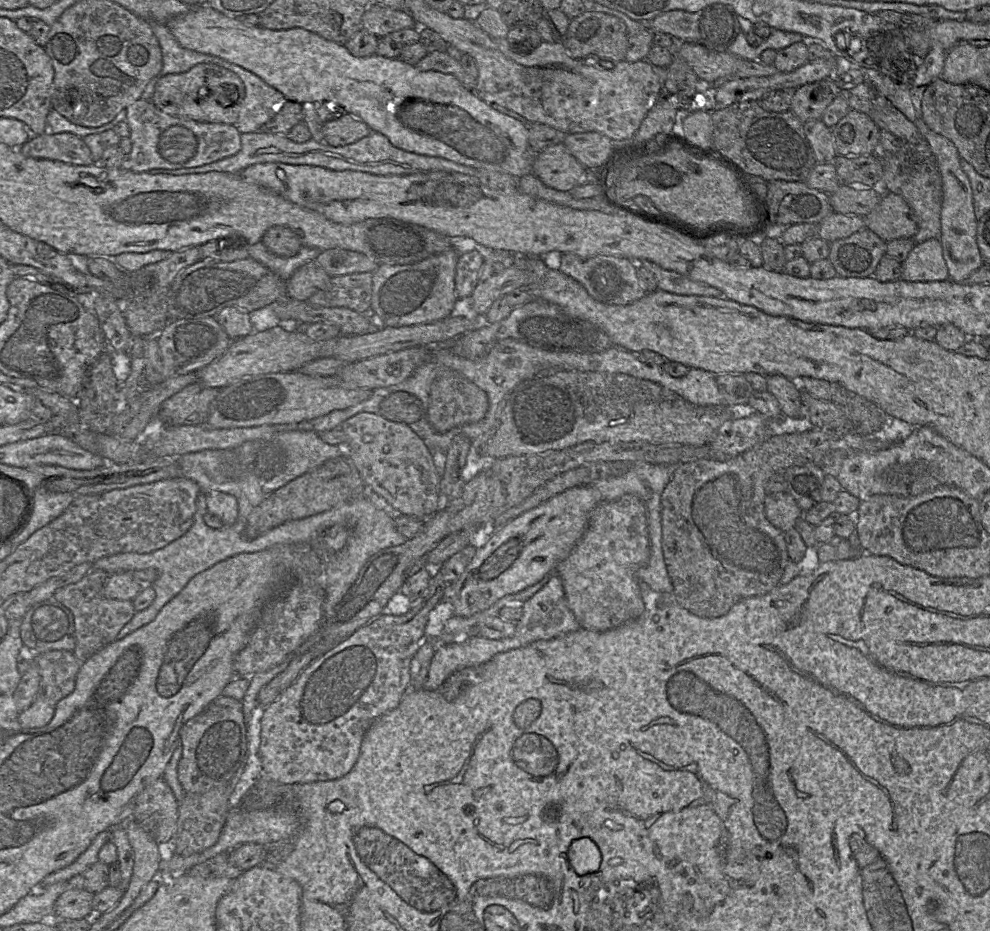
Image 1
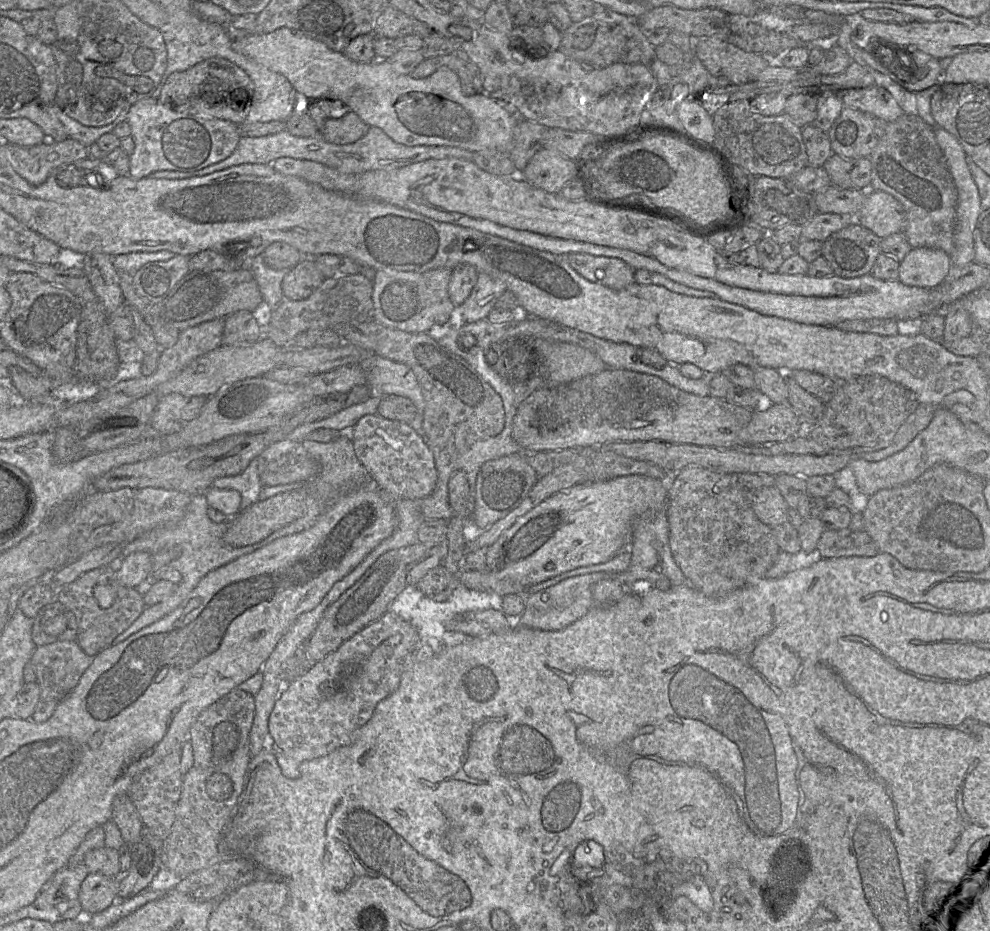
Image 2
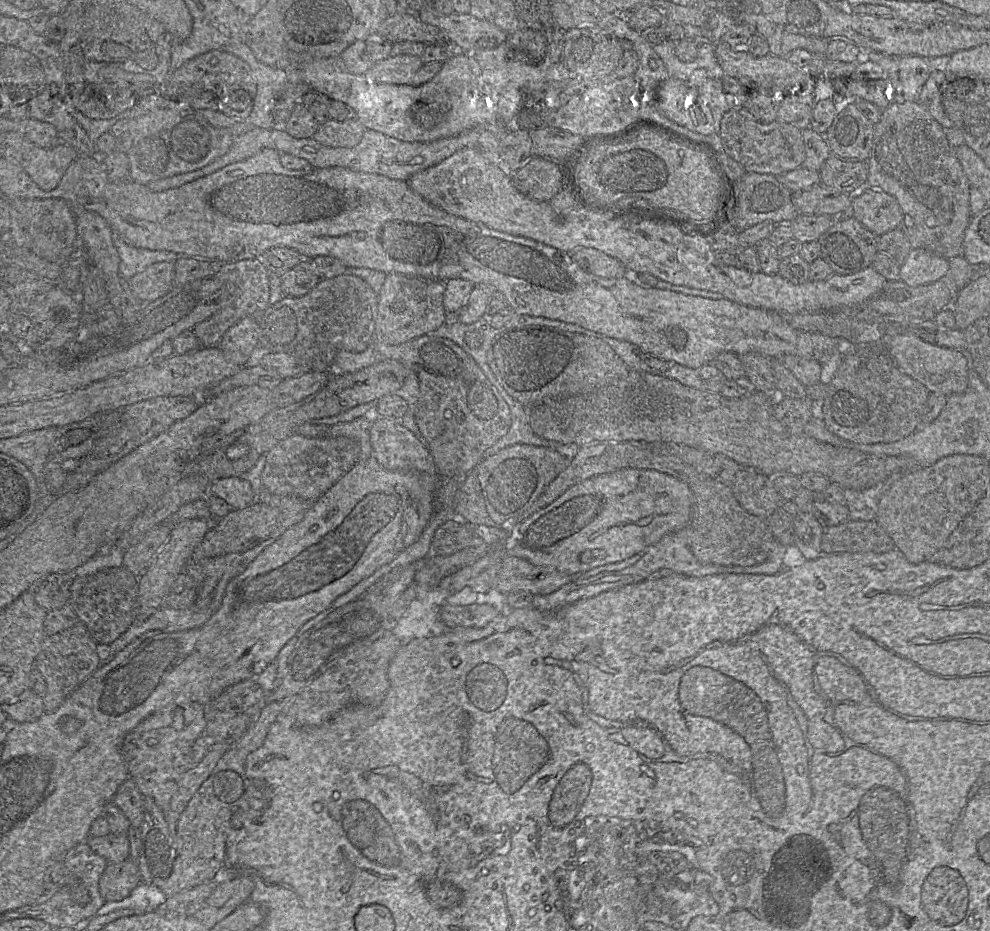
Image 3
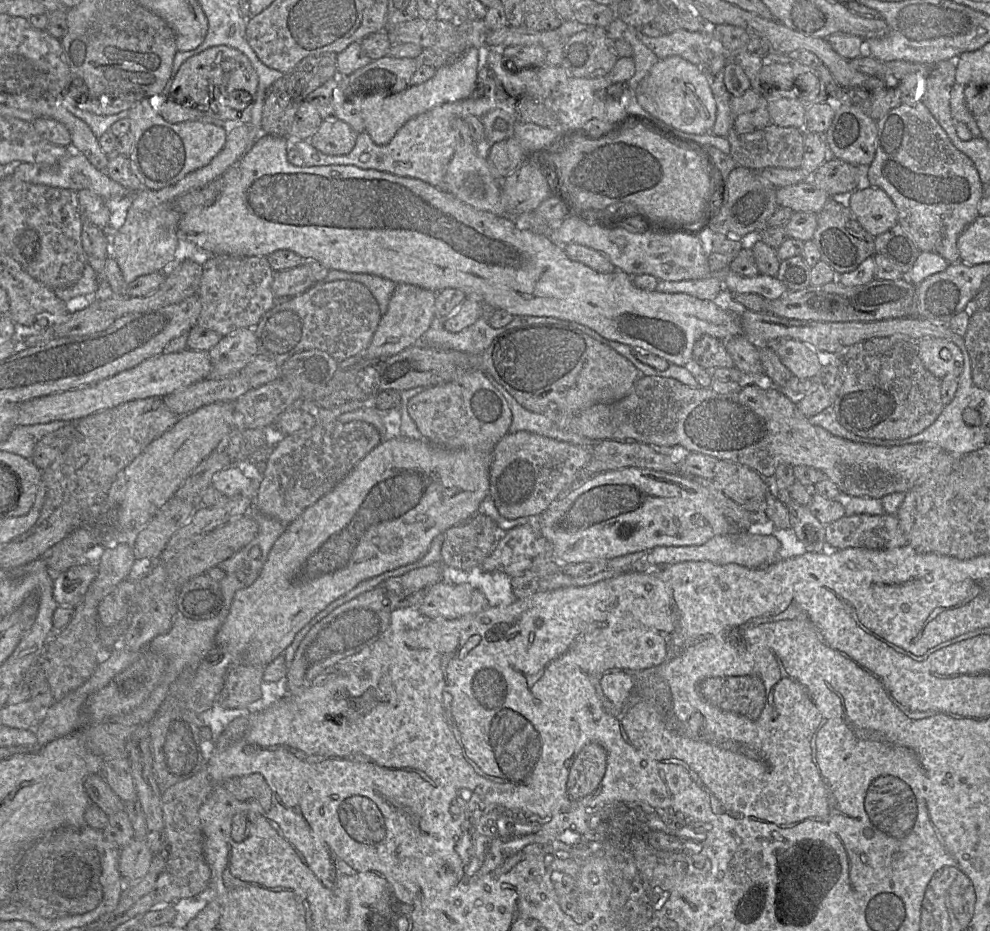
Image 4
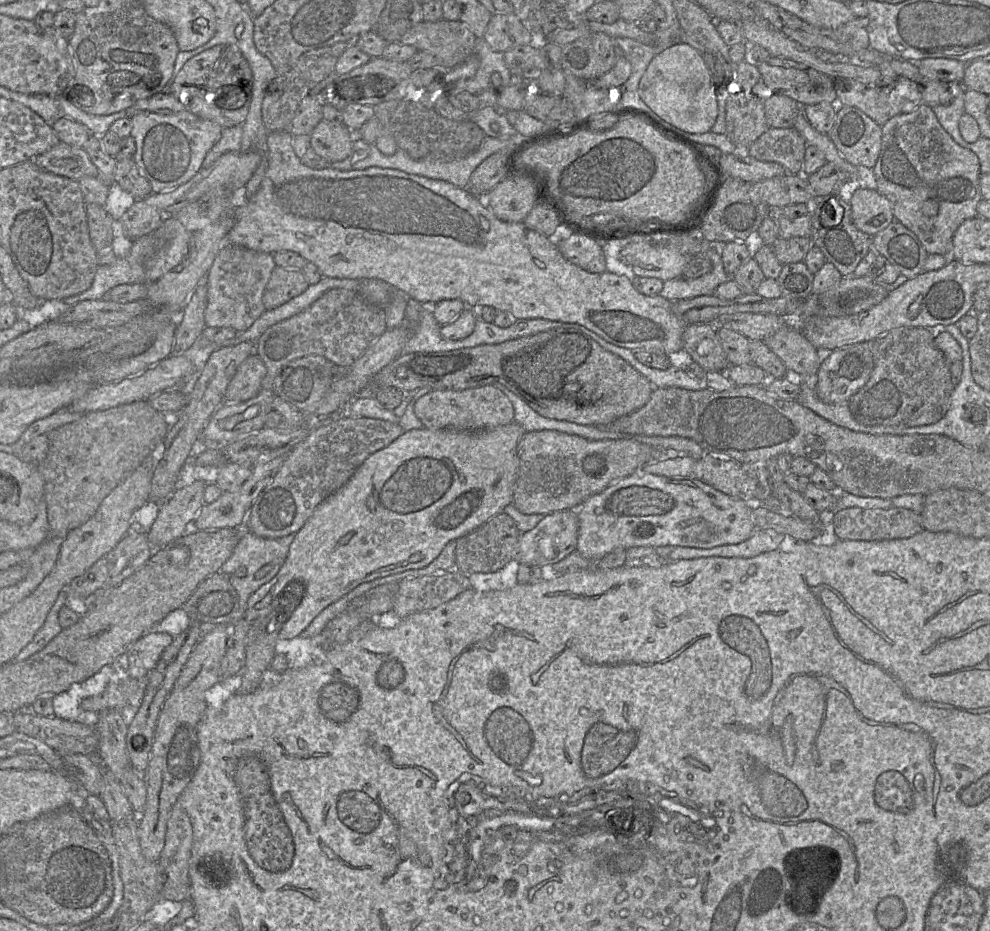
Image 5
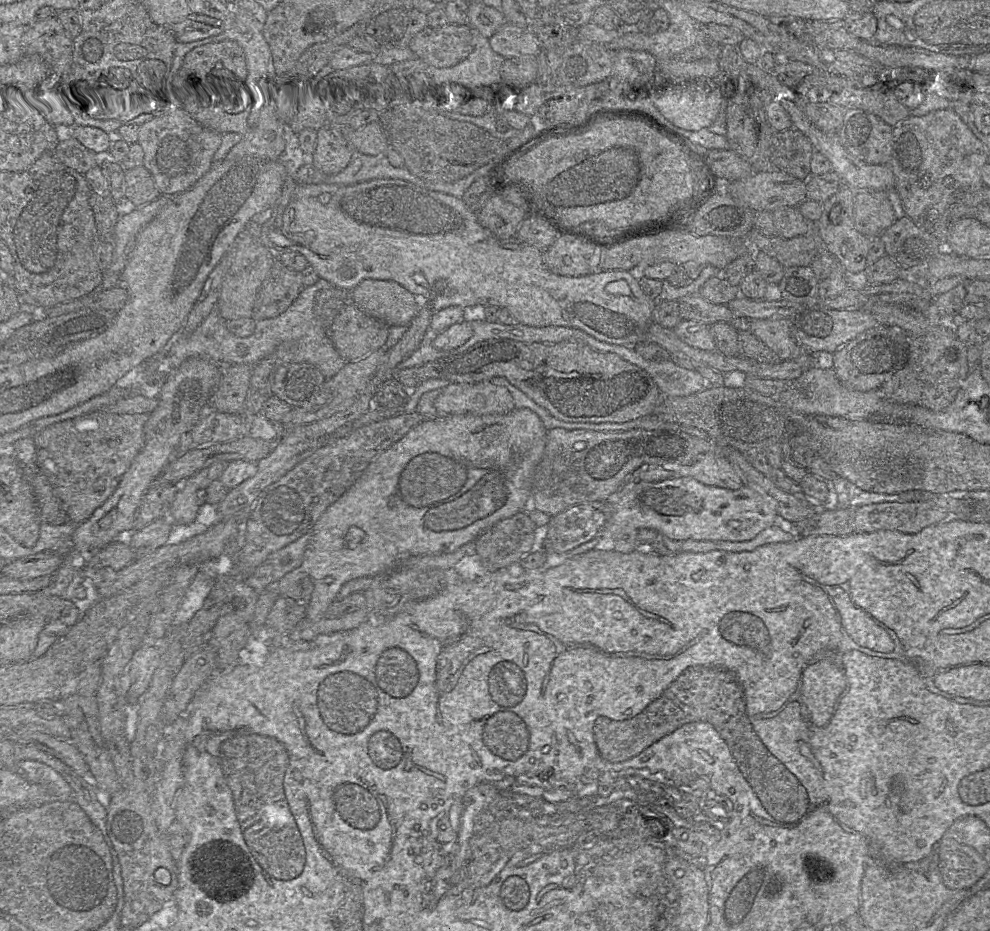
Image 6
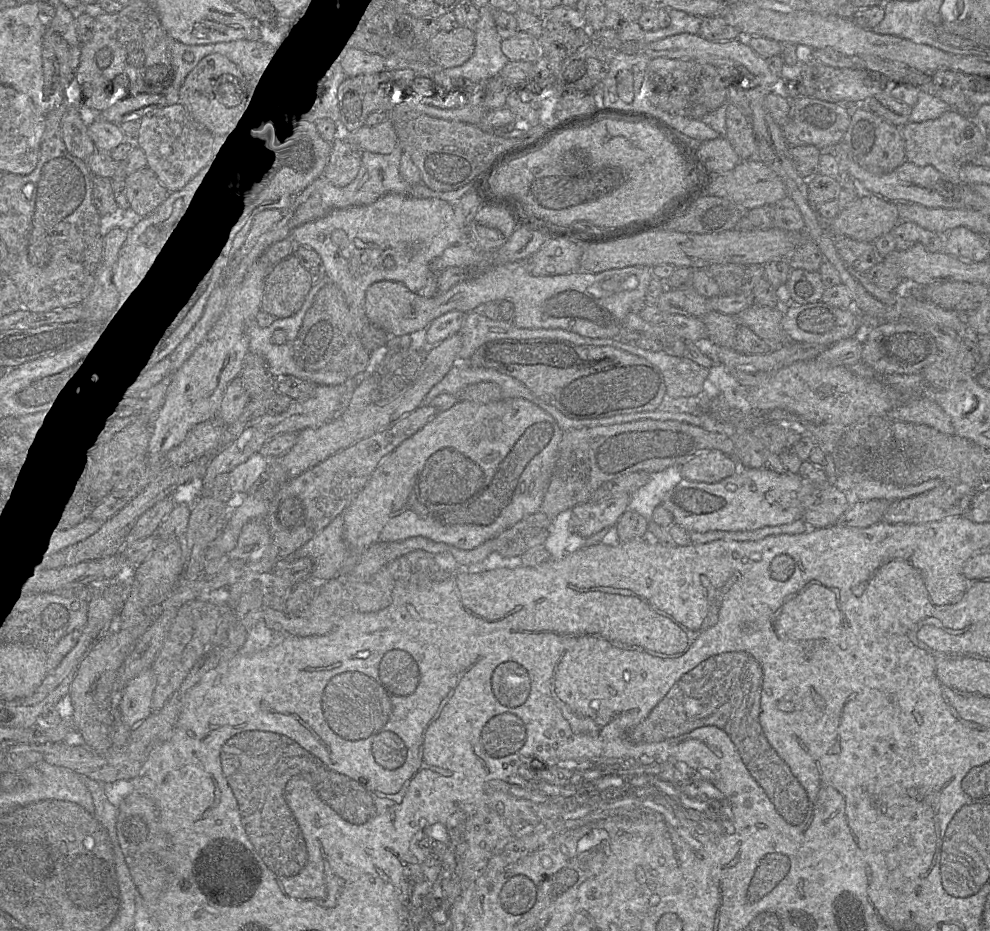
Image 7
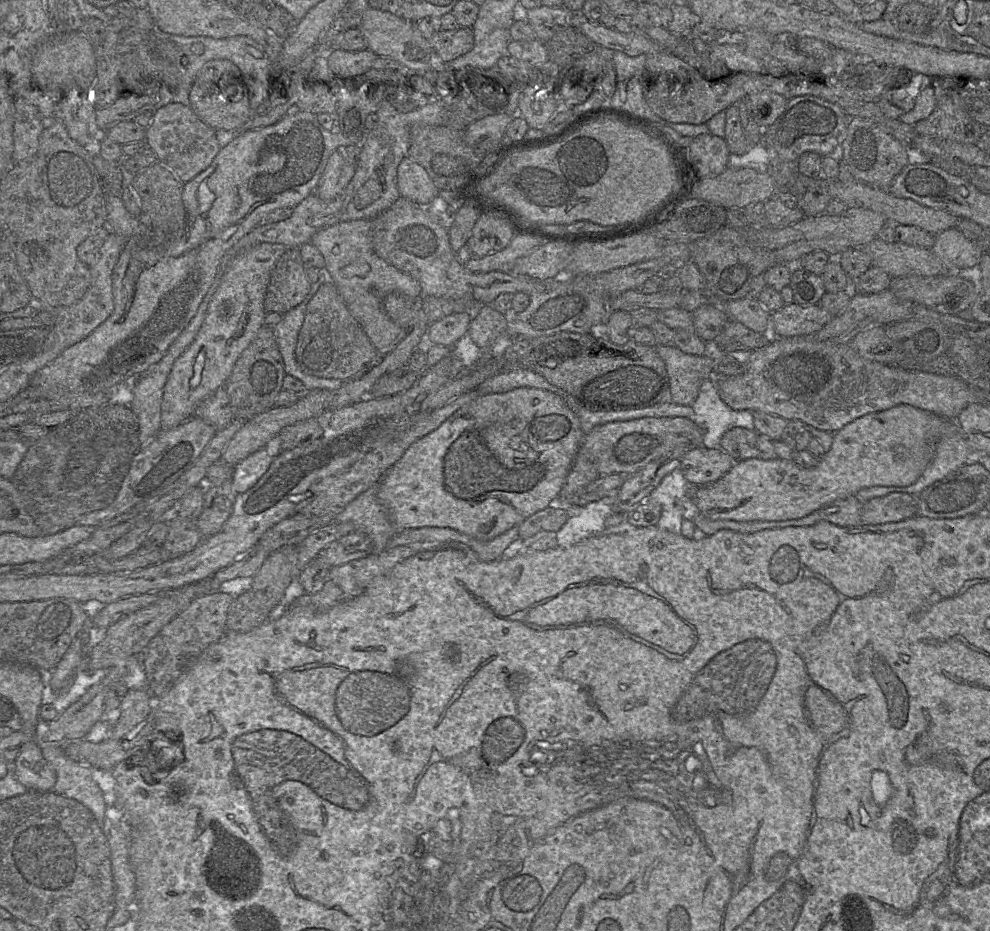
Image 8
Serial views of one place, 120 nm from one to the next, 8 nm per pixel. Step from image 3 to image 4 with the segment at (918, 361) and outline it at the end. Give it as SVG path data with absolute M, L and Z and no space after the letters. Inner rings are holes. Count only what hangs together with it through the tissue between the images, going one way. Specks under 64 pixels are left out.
M923 337L916 342L924 367L942 380L945 376L959 378L963 369L963 354L952 341L944 338Z

